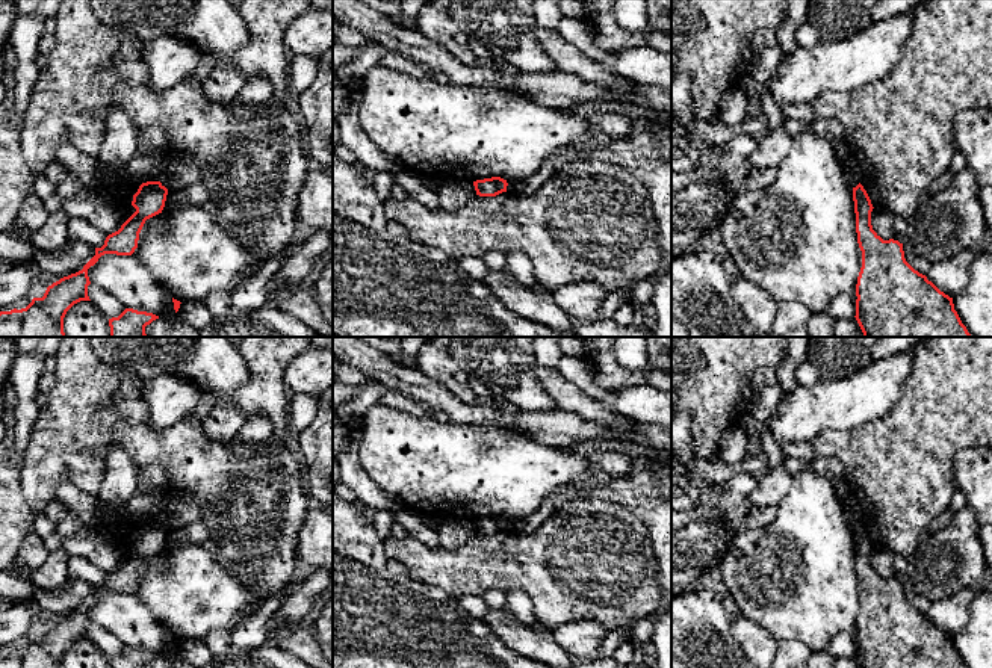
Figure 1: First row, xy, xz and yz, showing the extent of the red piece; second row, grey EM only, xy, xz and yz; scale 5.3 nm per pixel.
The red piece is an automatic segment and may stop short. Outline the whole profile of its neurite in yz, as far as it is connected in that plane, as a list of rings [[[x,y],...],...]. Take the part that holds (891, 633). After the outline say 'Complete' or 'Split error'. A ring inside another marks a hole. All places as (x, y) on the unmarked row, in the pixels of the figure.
[[[859,521],[853,526],[857,582],[862,606],[856,623],[856,659],[860,668],[966,668],[953,636],[941,630],[925,614],[915,609],[904,597],[903,582],[883,579],[871,564],[871,538]]]. Complete

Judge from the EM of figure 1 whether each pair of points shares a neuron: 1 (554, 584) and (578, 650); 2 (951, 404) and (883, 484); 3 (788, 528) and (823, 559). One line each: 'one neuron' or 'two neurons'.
1: two neurons
2: one neuron
3: one neuron

